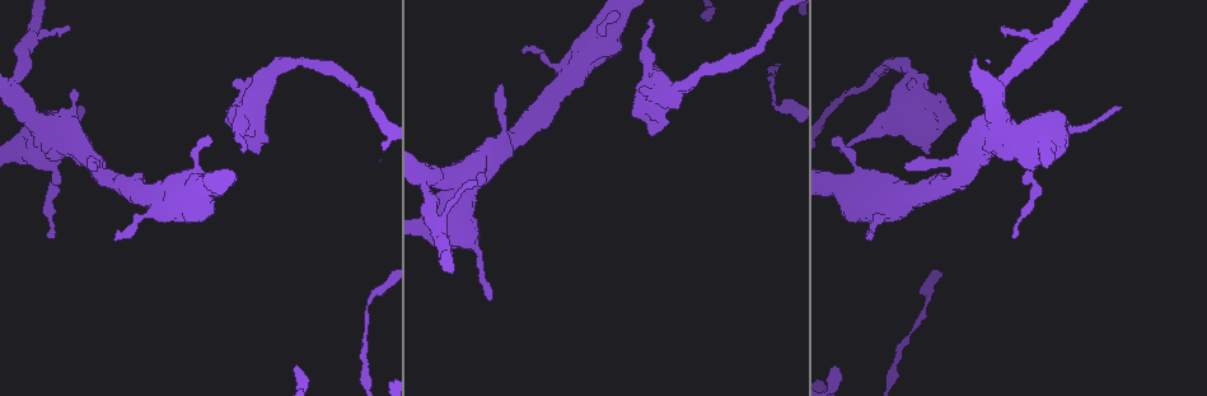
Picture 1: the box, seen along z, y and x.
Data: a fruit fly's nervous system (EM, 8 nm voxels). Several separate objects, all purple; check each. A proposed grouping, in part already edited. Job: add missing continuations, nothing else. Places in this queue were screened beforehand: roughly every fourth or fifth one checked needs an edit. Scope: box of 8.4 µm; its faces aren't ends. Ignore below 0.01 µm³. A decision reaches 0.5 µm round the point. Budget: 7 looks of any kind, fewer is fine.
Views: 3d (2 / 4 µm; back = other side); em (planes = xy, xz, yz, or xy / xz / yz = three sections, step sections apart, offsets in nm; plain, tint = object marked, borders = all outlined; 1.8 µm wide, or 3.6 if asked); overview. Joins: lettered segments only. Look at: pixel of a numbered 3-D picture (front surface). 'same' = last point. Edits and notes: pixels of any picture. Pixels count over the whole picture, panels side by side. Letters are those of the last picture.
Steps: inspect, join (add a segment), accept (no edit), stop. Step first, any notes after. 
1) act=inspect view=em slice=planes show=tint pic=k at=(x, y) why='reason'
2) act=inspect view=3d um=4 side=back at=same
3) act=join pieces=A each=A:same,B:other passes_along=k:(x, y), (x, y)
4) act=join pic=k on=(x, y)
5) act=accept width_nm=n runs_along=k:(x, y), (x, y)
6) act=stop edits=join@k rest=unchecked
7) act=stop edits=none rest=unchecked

act=inspect view=3d um=2 side=back pic=1 at=(242, 149) why='branch stops here'

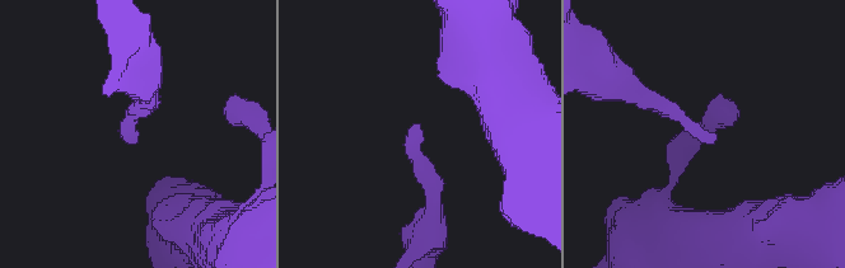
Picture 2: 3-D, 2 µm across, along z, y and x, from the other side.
act=inspect view=em slice=xy step=4 show=borders pic=2 at=(712, 139) why='now the EM'

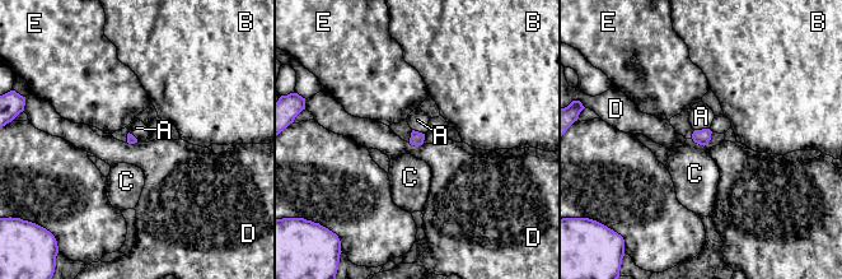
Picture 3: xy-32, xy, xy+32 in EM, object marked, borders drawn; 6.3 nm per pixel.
act=inspect view=em slice=yz step=4 show=borders at=same why='another direction'

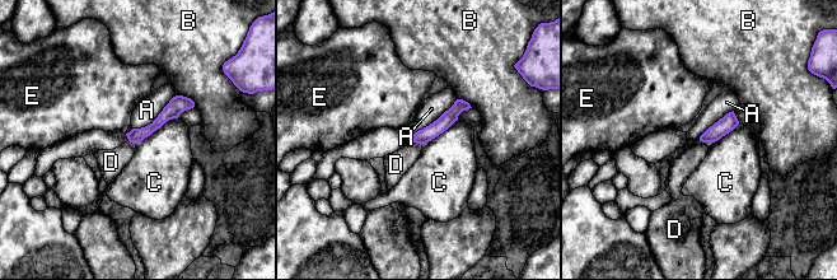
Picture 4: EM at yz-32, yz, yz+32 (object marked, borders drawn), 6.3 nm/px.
act=accept each=A:other,B:other,C:other,D:other,E:other border=4:(176, 96), (149, 124), (132, 129) found='none of them fits'

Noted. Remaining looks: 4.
act=inspect view=em slice=planes show=borders pic=1 at=(258, 150) why='thick end'

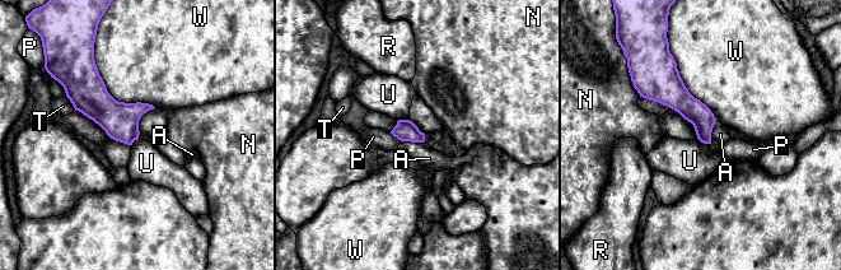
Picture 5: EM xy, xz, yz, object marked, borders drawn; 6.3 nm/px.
act=accept longest_contact=W:500nm each=A:other,N:other,P:other,R:other,T:other,U:other,W:other border=5:(398, 119), (409, 120) found='no lettered segment goes on from it'

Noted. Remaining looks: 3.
act=inspect view=em slice=yz step=8 show=borders pic=1 at=(83, 109) why='thin end'

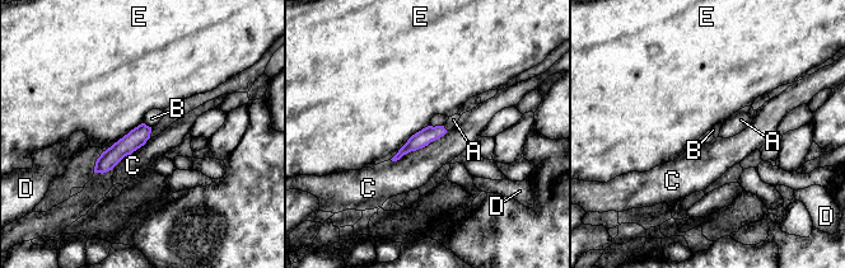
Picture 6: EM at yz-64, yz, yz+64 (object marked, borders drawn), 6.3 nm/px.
act=join pieces=A each=A:same,B:other,C:other,D:other,E:other passes_along=6:(421, 139), (443, 127), (453, 120) found='it goes on there'

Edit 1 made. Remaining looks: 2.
act=stop edits=join@6 rest=unchecked

